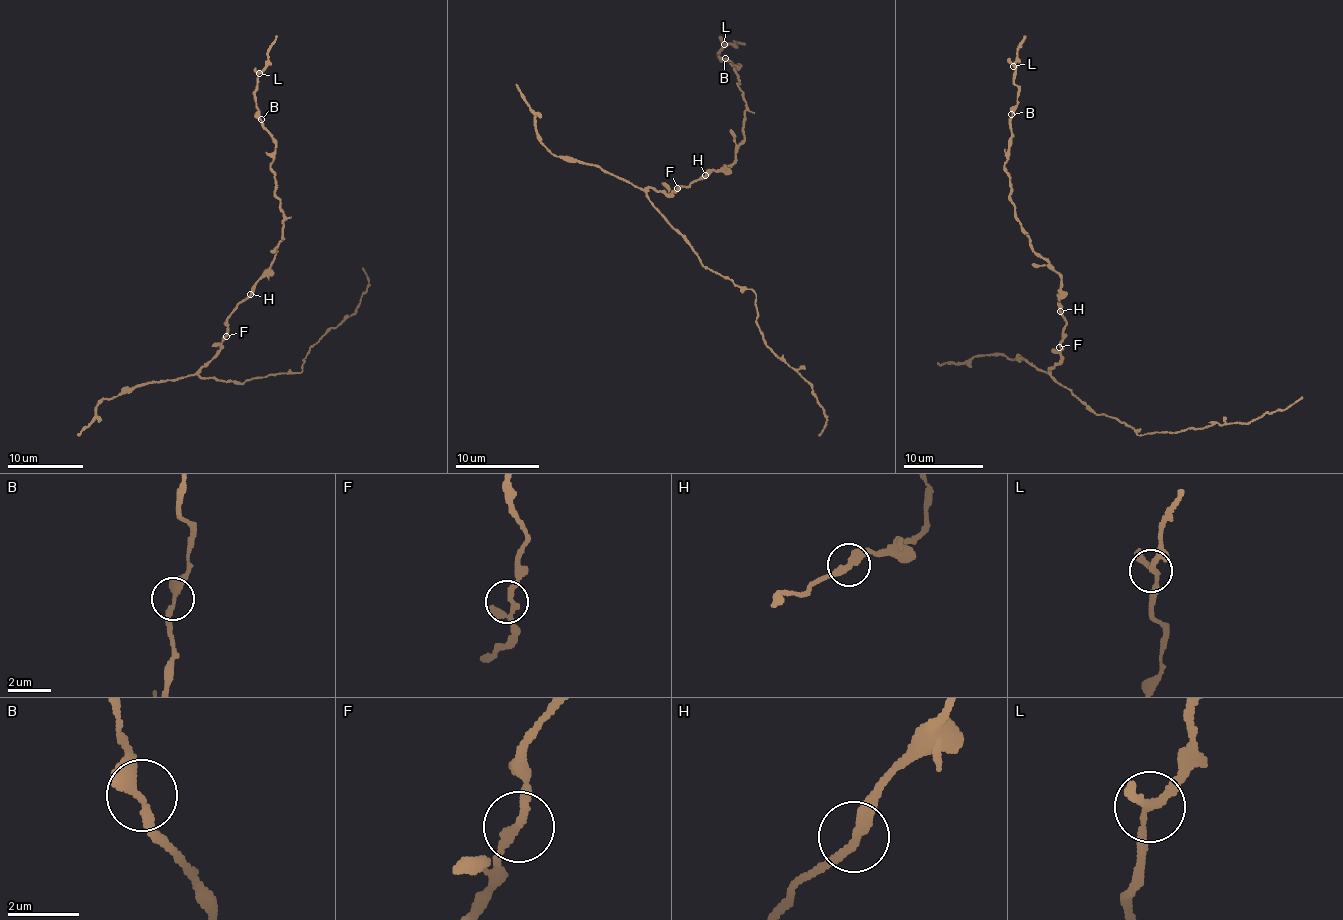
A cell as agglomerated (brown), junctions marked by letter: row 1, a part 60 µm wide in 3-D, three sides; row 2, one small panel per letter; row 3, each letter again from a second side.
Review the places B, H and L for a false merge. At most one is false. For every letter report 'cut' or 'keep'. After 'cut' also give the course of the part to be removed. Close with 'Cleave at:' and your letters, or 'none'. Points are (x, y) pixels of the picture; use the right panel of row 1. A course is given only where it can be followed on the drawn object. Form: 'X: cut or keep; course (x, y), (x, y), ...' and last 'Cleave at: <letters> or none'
B: keep
H: keep
L: keep
Cleave at: none

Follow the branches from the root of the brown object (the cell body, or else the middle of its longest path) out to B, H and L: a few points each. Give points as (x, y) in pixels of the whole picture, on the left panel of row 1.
B: (226, 334), (228, 315), (264, 274), (283, 240), (284, 212), (270, 168), (276, 139), (261, 119)
H: (226, 334), (228, 315), (251, 294)
L: (226, 334), (228, 315), (264, 274), (283, 240), (284, 212), (270, 168), (276, 139), (255, 108), (259, 73)

